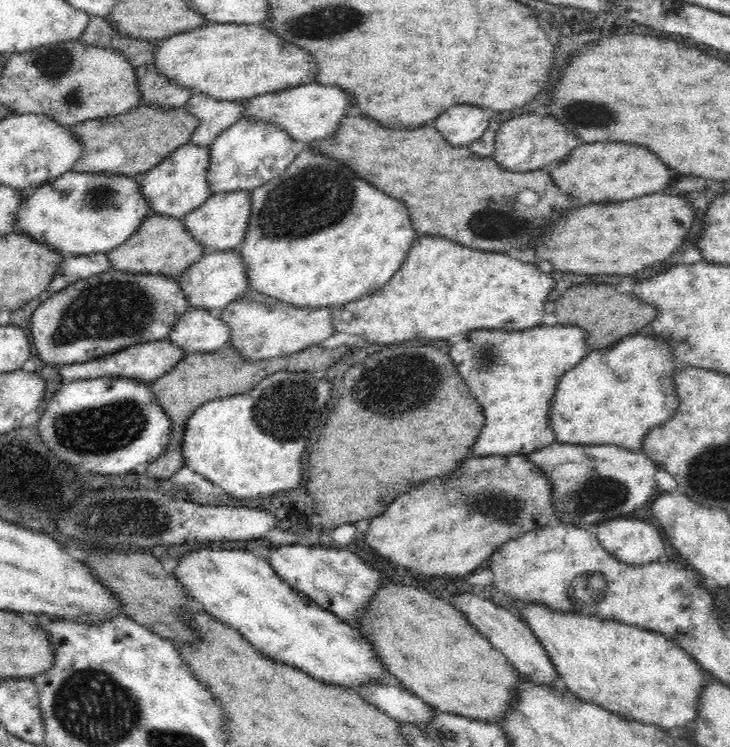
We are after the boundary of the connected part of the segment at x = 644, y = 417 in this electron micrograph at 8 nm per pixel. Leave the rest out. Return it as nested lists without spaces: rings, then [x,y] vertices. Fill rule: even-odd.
[[[626,336],[614,348],[588,354],[576,370],[560,378],[552,428],[558,443],[574,446],[616,445],[636,451],[652,428],[676,416],[680,397],[674,385],[676,368],[670,342],[656,336]]]

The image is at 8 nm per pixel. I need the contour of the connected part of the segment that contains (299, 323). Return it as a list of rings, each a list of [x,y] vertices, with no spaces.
[[[249,290],[240,299],[231,302],[221,313],[220,317],[224,322],[230,325],[230,343],[236,351],[245,359],[262,360],[266,358],[278,358],[280,355],[298,352],[299,350],[308,348],[310,345],[317,345],[324,342],[326,338],[330,338],[336,333],[332,324],[333,308],[325,307],[299,307],[289,305],[288,303],[272,298],[260,291]]]

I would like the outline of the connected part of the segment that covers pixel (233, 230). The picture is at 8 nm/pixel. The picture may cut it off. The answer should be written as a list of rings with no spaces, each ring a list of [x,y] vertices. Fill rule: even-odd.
[[[235,190],[227,193],[213,193],[202,205],[186,214],[185,222],[192,237],[196,237],[207,251],[234,249],[244,244],[248,234],[248,223],[252,214],[252,192]]]

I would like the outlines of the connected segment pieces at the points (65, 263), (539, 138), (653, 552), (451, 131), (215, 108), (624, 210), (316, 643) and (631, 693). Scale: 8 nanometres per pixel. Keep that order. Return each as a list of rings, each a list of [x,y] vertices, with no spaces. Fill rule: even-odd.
[[[104,253],[89,254],[86,256],[66,256],[62,260],[62,266],[60,266],[58,274],[52,278],[50,288],[46,290],[43,297],[50,296],[73,282],[108,272],[110,269],[112,269],[112,263],[110,263],[108,255]]]
[[[522,114],[514,120],[508,120],[498,136],[496,136],[496,160],[500,166],[506,170],[516,170],[516,172],[528,172],[528,170],[538,170],[548,164],[560,162],[566,158],[576,146],[580,144],[580,138],[568,130],[564,124],[560,124],[552,116],[538,116],[538,114]]]
[[[618,517],[596,526],[601,545],[622,562],[644,564],[663,556],[662,530],[644,519]]]
[[[452,108],[444,112],[436,124],[452,146],[470,146],[488,128],[480,108]]]
[[[194,93],[185,108],[200,119],[200,126],[192,134],[191,142],[210,147],[224,130],[244,117],[248,105],[242,101],[224,101],[208,94]]]
[[[650,194],[616,204],[592,204],[570,214],[540,246],[538,256],[550,260],[556,270],[576,274],[614,272],[614,276],[632,276],[644,268],[668,260],[684,246],[696,208],[682,194]]]
[[[198,548],[176,558],[174,578],[184,587],[196,610],[212,615],[218,622],[236,630],[265,657],[294,666],[322,682],[344,687],[356,687],[358,683],[378,682],[387,672],[375,659],[370,643],[364,641],[360,631],[346,620],[339,619],[333,612],[316,605],[308,596],[286,585],[276,577],[276,572],[264,558],[250,552],[232,548]]]
[[[523,603],[518,610],[519,618],[526,623],[532,635],[548,653],[559,683],[565,690],[584,701],[596,703],[605,710],[620,714],[624,719],[658,725],[667,731],[674,730],[674,726],[682,728],[696,716],[698,692],[712,676],[664,636],[640,630],[636,626],[624,626],[621,622],[608,622],[602,617],[566,614],[544,604]]]

